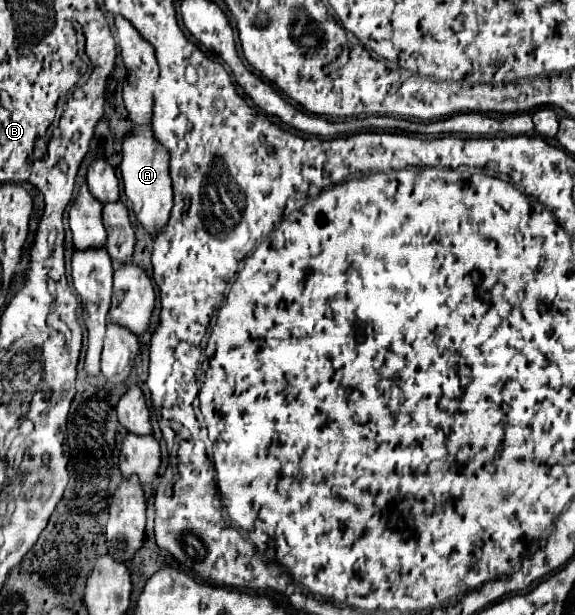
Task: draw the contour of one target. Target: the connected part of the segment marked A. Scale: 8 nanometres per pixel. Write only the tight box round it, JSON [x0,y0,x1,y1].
[122,127,172,235]

